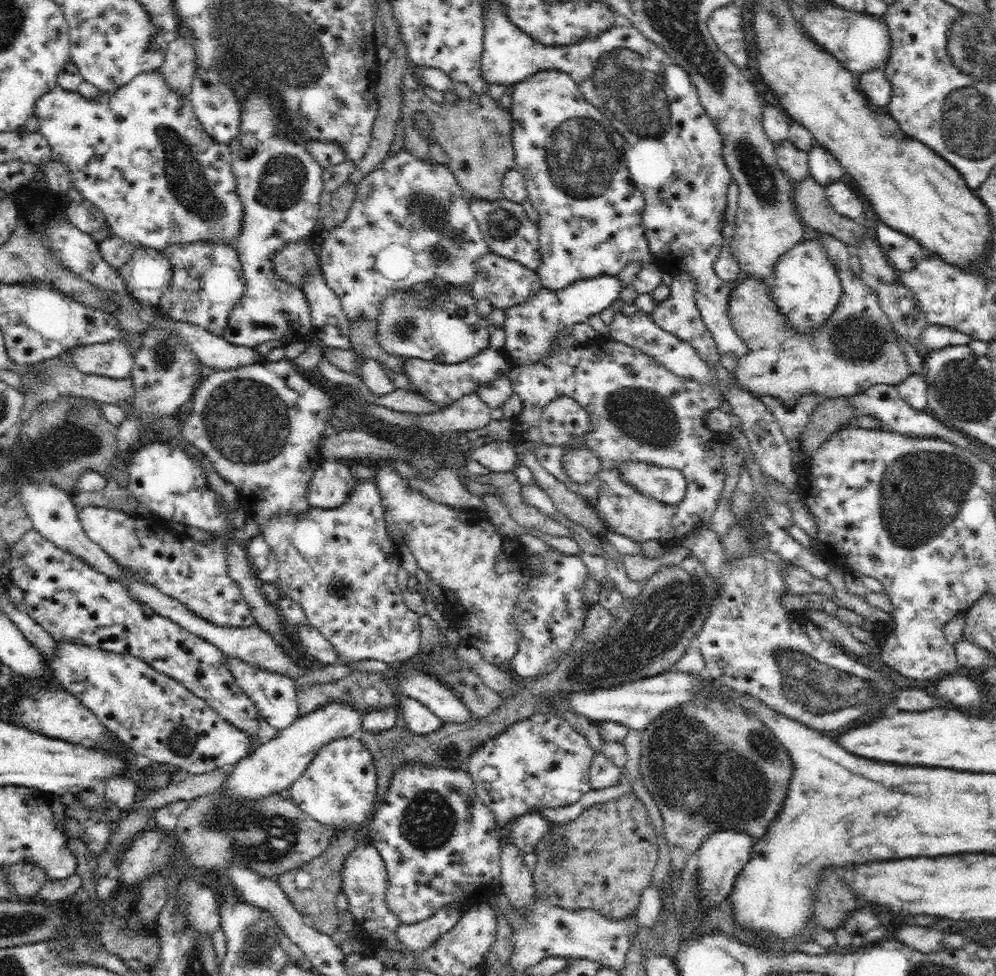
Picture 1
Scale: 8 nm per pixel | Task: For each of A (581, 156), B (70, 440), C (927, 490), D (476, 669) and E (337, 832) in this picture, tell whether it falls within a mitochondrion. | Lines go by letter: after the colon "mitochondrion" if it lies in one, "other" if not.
A: mitochondrion
B: mitochondrion
C: mitochondrion
D: other
E: other

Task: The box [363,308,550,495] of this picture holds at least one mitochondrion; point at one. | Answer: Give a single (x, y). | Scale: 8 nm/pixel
(404, 329)

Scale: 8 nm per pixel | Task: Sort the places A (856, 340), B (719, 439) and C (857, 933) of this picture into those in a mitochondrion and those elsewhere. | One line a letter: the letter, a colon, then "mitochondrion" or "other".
A: mitochondrion
B: other
C: other

